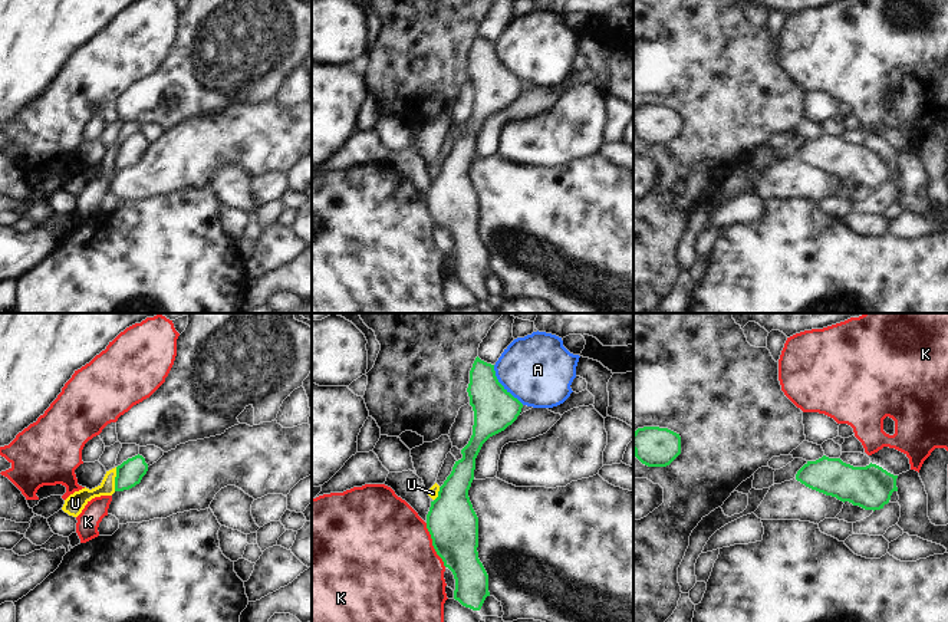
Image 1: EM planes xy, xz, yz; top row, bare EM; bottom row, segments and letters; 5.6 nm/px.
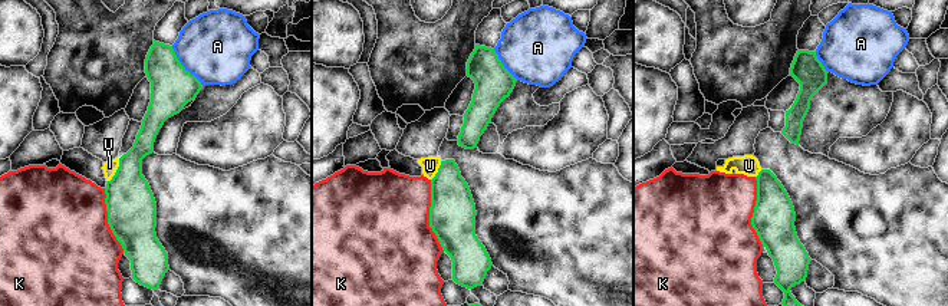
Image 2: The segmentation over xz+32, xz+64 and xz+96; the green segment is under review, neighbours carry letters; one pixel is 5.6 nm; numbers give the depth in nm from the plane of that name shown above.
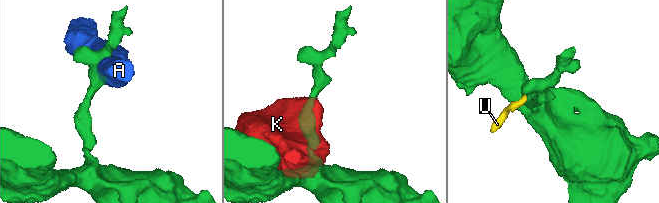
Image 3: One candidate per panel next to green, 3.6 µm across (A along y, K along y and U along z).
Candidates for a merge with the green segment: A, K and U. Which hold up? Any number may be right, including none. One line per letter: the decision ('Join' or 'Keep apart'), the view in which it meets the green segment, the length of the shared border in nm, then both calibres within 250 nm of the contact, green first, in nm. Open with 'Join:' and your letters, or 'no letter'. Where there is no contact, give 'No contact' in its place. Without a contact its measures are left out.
Join: no letter
A: Keep apart. Touches green in xz. Shared border 280 nm. Thickness 240 nm (green) against 400 nm
K: Keep apart. Touches green in xz. Shared border 280 nm. Thickness 280 nm (green) against 500 nm
U: Keep apart. Touches green in xy. Shared border 140 nm. Thickness 150 nm (green) against 100 nm

